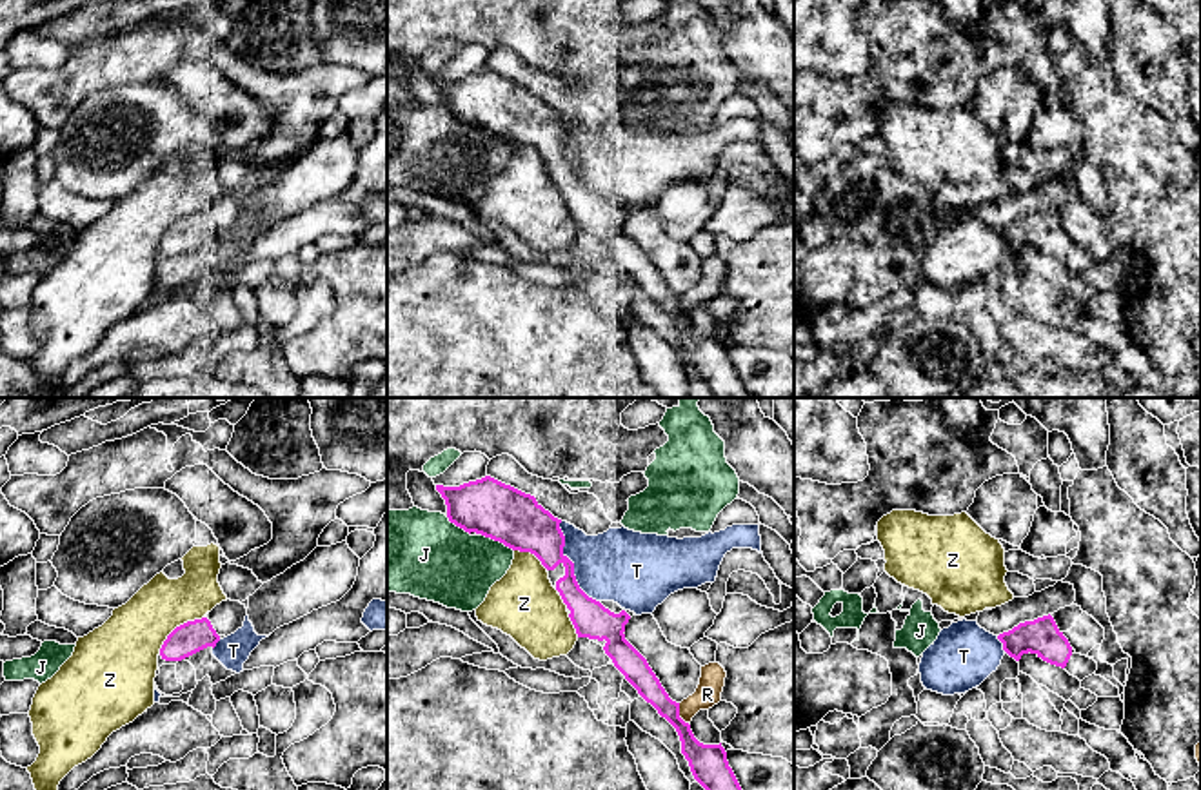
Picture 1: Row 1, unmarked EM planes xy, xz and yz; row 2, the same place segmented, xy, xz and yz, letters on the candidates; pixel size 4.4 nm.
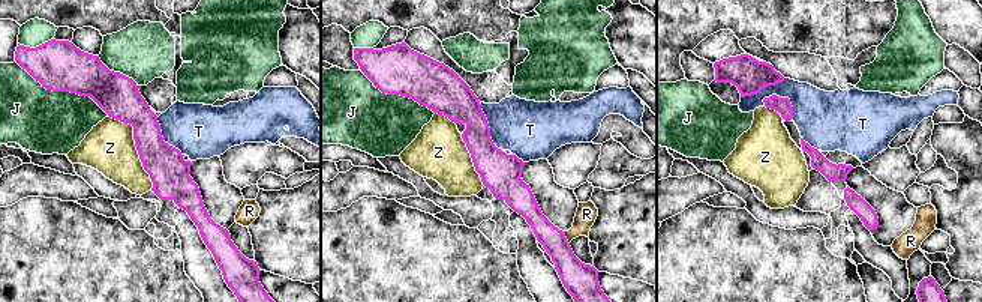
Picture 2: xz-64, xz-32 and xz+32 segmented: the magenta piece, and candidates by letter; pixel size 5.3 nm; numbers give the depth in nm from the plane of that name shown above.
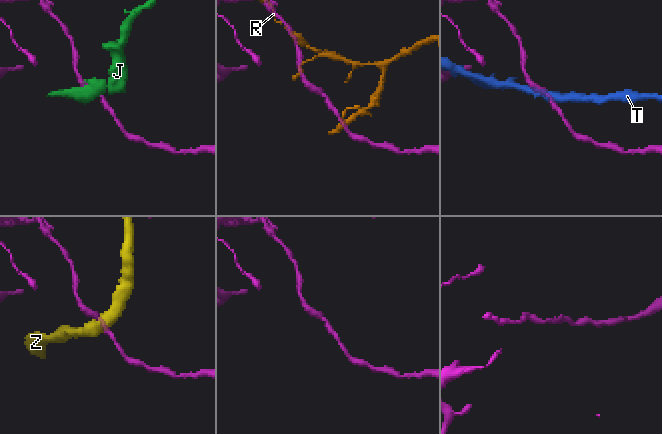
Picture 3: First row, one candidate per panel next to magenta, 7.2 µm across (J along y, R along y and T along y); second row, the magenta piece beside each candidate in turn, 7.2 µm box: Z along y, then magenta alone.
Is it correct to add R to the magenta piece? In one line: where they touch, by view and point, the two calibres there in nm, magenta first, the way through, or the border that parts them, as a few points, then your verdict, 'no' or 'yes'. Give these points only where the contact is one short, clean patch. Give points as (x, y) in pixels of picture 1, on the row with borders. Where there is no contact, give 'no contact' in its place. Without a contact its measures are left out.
meets magenta in xz at (678, 714); 160 nm thick on the magenta side, 120 nm on the other; border along xz (678, 703), (678, 714), (689, 725); no

